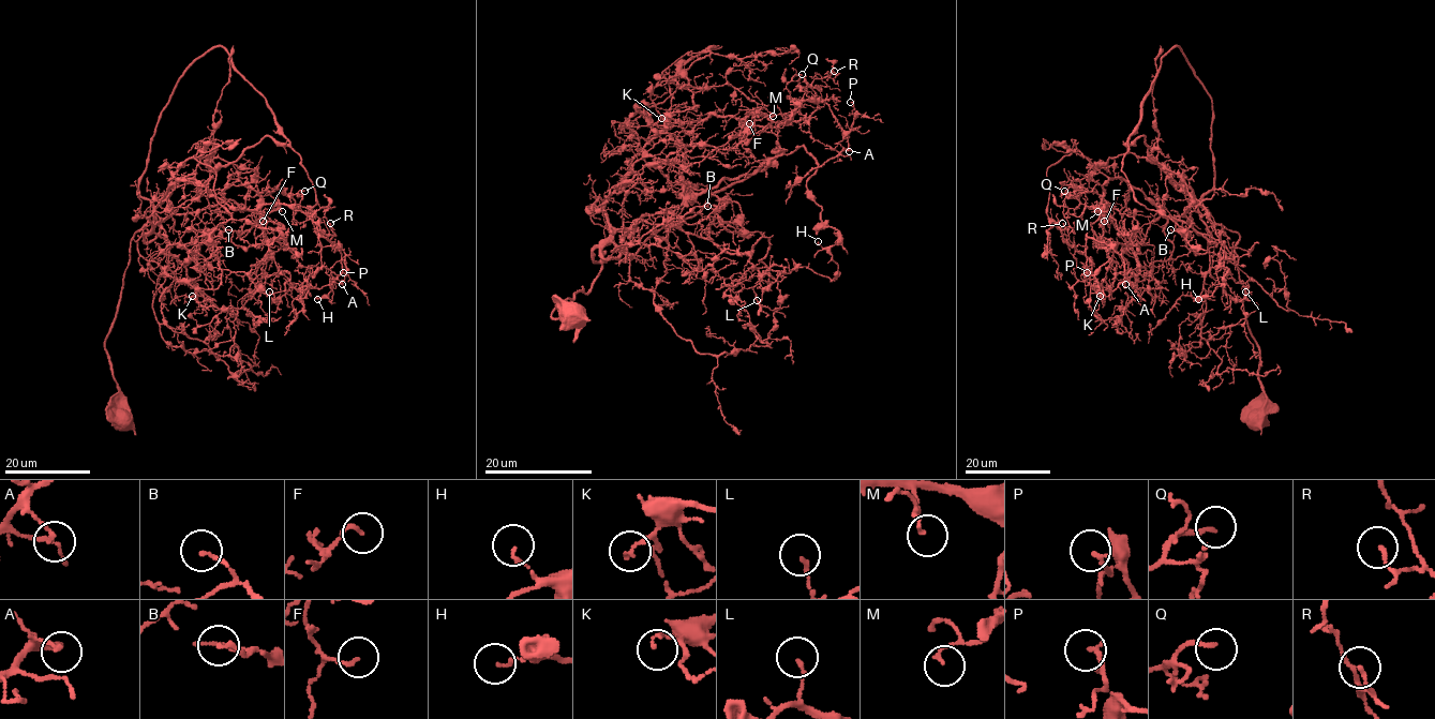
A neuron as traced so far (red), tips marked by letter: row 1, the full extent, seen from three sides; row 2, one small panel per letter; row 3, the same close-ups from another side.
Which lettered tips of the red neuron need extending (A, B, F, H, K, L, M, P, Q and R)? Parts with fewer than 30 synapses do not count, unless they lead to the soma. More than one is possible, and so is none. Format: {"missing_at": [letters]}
{"missing_at": []}

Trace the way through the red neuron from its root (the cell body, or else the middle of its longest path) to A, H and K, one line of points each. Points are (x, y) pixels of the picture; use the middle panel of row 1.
A: (572, 313), (552, 317), (600, 270), (604, 200), (676, 122), (780, 126), (823, 101), (849, 151)
H: (572, 313), (552, 317), (591, 287), (609, 239), (642, 221), (756, 267), (834, 279), (818, 241)
K: (572, 313), (662, 73), (708, 50), (698, 105), (661, 118)

